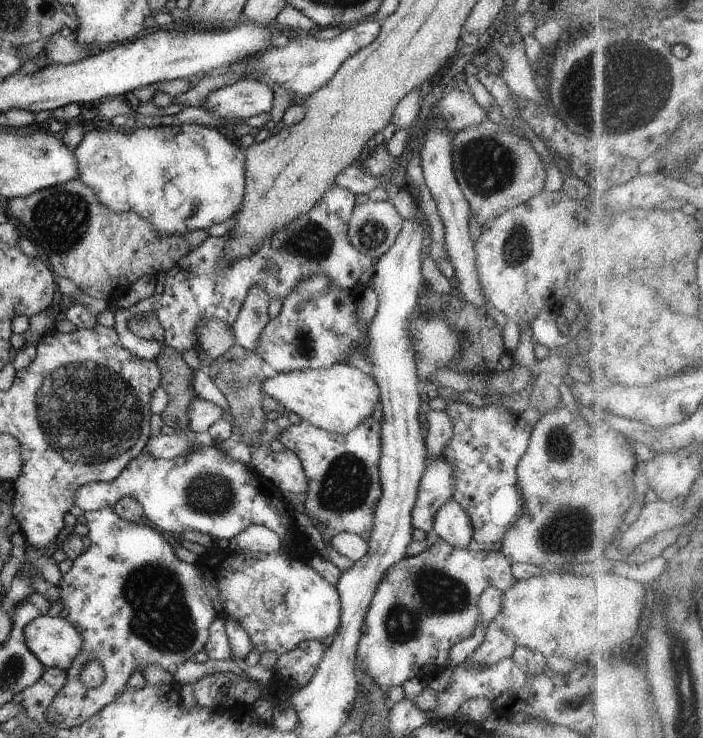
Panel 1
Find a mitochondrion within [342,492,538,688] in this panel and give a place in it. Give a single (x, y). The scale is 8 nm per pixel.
(436, 594)

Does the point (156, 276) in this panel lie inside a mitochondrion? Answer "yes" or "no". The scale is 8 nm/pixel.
no

